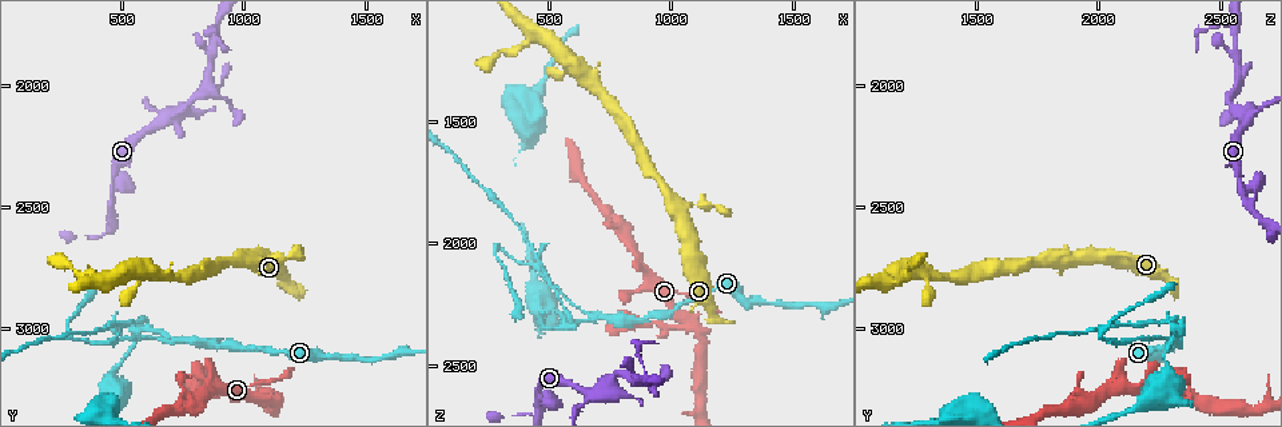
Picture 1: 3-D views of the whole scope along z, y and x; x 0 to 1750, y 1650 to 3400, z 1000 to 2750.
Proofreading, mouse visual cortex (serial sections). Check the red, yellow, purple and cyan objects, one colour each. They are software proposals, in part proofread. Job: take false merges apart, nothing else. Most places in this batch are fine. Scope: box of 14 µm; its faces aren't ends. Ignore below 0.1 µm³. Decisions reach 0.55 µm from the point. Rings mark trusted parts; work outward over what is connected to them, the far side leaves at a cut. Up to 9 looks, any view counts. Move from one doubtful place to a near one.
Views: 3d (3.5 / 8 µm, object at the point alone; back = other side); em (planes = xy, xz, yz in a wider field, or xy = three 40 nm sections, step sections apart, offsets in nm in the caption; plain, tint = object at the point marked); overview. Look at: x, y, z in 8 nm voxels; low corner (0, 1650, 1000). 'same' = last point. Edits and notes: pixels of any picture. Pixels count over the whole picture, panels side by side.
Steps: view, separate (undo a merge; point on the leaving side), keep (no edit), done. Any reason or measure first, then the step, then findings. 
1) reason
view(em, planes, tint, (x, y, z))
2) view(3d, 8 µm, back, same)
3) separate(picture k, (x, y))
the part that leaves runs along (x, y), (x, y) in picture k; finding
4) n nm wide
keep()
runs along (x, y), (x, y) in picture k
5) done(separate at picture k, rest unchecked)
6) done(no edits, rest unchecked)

arms part here
view(3d, 3.5 µm, (1060, 3290, 2310))

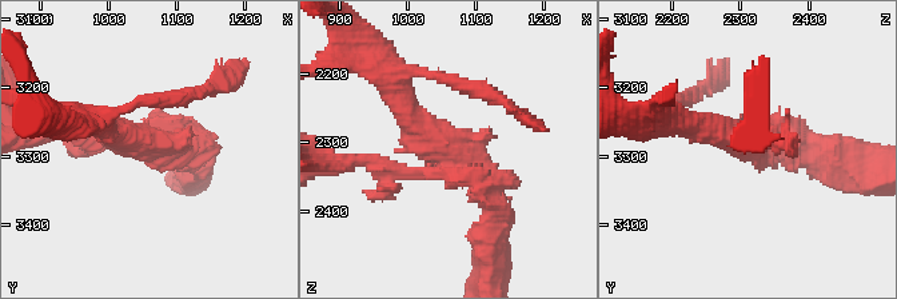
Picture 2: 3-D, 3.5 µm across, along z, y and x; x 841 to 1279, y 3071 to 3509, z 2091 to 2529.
3 arms; arms of 200, 300, 300 nm
view(em, xy, step 1, tint, (1065, 3285, 2315))

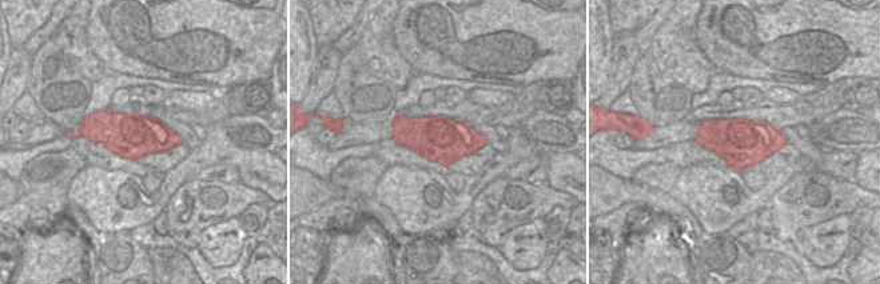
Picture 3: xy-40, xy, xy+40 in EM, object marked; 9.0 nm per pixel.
keep()
runs along (394, 90), (485, 171), (497, 215) in picture 2; all the same cell

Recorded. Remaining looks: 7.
side arm on a straight run
view(3d, 8 µm, back, (1040, 2700, 1880))

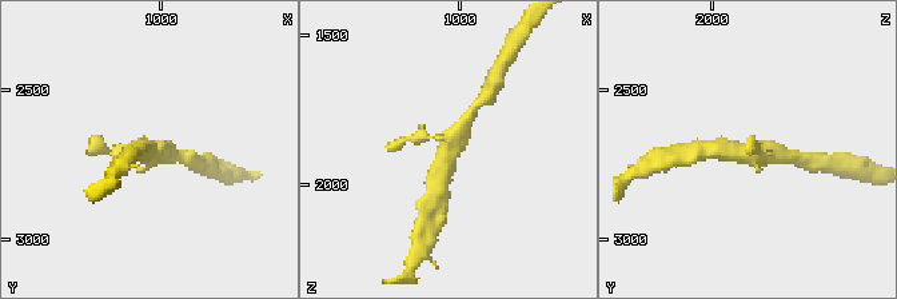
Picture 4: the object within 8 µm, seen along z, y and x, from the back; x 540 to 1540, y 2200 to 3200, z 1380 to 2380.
view(3d, 3.5 µm, (1040, 2710, 1860))

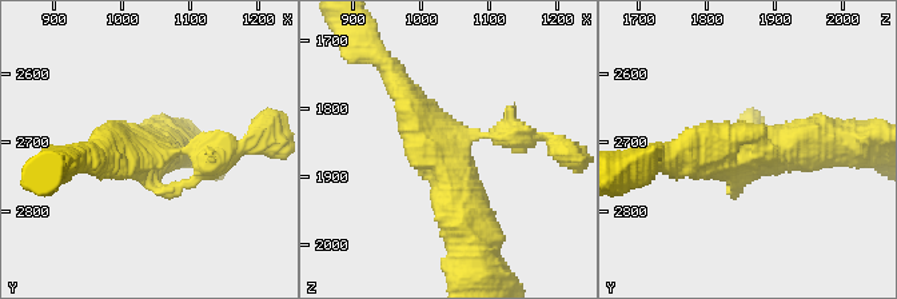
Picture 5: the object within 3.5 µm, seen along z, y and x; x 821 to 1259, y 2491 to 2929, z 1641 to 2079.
keep()
runs along (469, 236), (437, 130), (395, 83) in picture 5; continuous, no second cell

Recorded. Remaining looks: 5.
sharp bend
view(3d, 8 µm, (730, 2110, 2590))

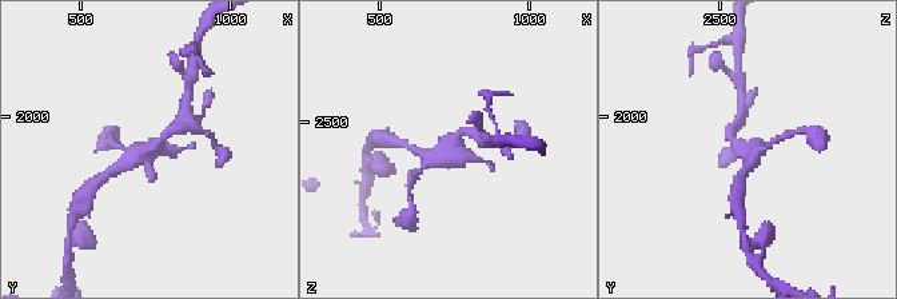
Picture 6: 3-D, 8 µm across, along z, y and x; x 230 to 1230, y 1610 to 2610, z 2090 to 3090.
closer look
view(3d, 3.5 µm, back, (720, 2120, 2600))

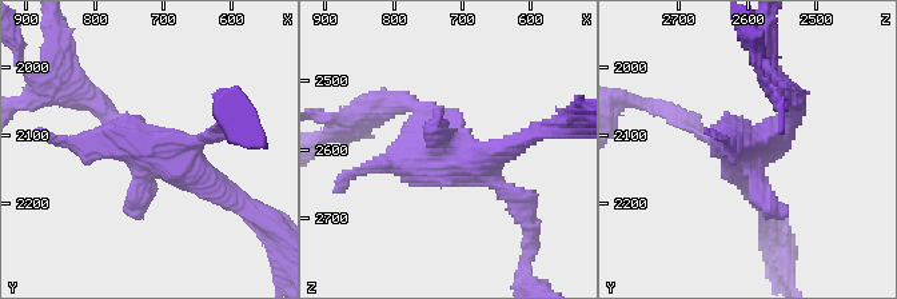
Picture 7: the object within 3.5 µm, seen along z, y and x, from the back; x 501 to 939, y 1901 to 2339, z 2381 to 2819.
view(em, xy, step 2, tint, (730, 2115, 2595))

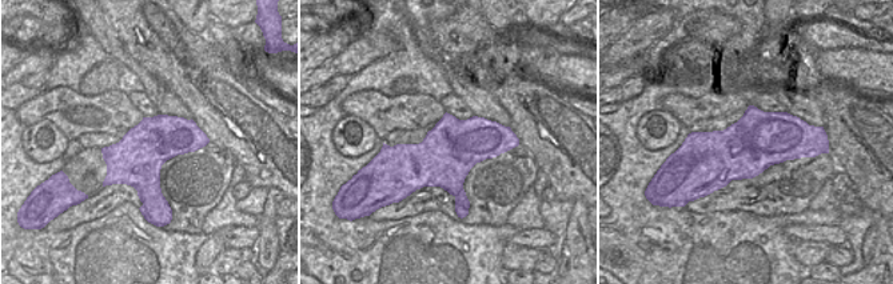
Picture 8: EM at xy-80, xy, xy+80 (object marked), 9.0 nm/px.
keep()
runs along (216, 187), (151, 154), (90, 96) in picture 7; all the same cell

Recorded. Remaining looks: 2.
sharp bend
view(3d, 3.5 µm, (480, 2410, 2580))

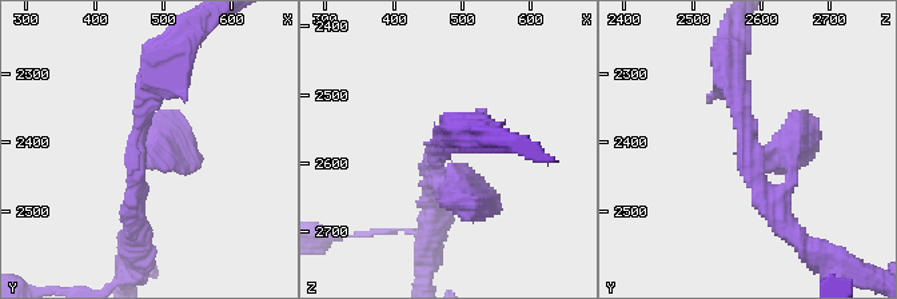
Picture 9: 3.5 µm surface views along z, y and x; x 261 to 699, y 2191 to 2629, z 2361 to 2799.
view(em, xy, step 1, tint, (465, 2410, 2585))

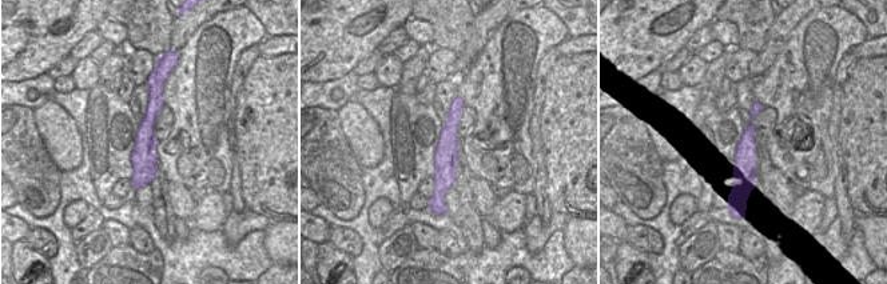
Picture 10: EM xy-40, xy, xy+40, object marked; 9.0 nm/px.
220 nm wide
keep()
runs along (158, 83), (135, 186) in picture 10; all the same cell

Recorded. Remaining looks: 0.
done(no edits, rest unchecked)

